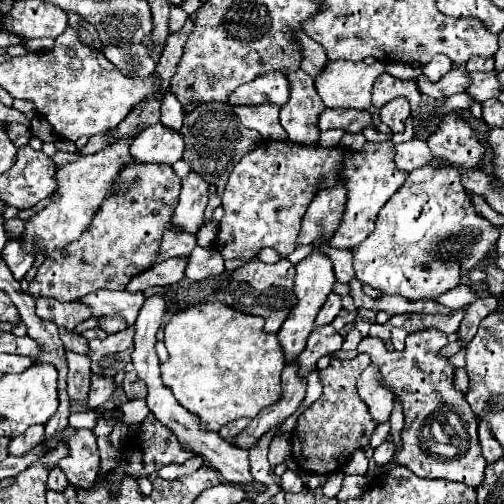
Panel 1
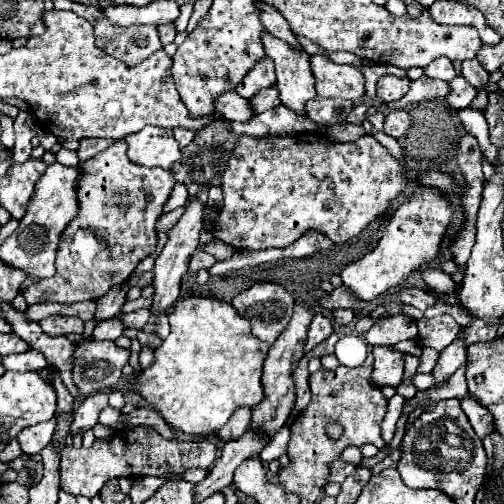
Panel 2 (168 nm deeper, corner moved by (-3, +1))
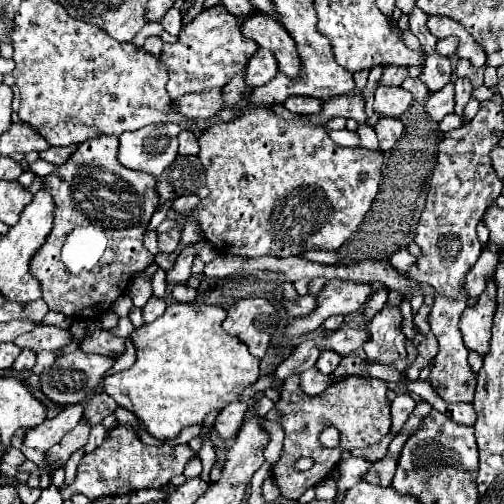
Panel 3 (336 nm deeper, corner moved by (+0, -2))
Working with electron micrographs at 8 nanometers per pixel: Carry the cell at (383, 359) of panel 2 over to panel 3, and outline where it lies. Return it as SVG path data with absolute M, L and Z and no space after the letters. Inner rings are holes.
M385 305L371 319L367 331L373 335L373 339L363 345L363 351L371 361L379 361L383 365L393 367L399 359L407 357L401 321L403 317L399 307L391 307L391 305Z

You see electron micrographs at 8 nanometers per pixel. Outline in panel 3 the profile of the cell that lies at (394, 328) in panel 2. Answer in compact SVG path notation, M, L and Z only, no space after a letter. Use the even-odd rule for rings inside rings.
M341 327L333 333L329 333L329 349L337 351L339 355L349 355L351 351L363 349L363 345L369 341L369 333L365 329L351 329L351 327Z

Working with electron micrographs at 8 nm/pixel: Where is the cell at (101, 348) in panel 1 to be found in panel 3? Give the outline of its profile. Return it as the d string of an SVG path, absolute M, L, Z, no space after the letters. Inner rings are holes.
M73 351L69 355L59 355L57 361L43 371L41 377L41 389L43 393L51 399L57 401L59 405L75 405L75 403L83 403L87 399L91 399L103 383L105 373L113 367L115 359L113 357L105 357L105 355L93 355L93 353L83 353L83 351Z

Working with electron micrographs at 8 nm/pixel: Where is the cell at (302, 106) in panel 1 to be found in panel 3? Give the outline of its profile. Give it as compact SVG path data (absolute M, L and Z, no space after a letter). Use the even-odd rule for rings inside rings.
M255 13L243 23L241 31L247 37L253 37L259 47L269 49L275 55L279 73L287 75L289 79L297 79L301 75L301 59L297 55L293 39L273 17L265 13Z

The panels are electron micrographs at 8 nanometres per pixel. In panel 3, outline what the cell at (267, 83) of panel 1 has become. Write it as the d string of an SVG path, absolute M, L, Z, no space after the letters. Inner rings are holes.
M257 49L257 53L247 63L247 71L245 71L247 87L253 89L257 85L265 85L275 75L277 75L277 61L273 53L267 49Z

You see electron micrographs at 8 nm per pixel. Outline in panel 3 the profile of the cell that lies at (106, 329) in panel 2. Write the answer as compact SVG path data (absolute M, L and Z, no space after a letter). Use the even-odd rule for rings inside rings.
M123 317L123 319L119 321L119 325L117 325L111 333L113 333L115 337L123 337L123 339L125 339L125 337L129 337L133 331L135 331L135 327L133 327L133 323L129 321L129 317Z

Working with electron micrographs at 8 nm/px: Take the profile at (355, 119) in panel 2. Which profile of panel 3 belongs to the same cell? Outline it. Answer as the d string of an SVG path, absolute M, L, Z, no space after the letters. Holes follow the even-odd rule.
M407 77L407 79L401 83L401 87L403 87L403 89L407 89L407 91L411 91L415 101L423 101L425 97L429 97L429 95L431 95L431 91L429 91L429 89L425 89L425 85L423 85L419 79L411 79L411 77Z

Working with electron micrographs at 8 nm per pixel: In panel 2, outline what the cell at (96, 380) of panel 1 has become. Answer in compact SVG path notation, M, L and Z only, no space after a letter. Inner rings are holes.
M92 394L88 398L82 400L82 404L76 410L76 418L70 426L70 434L84 434L88 430L92 430L98 424L98 416L100 412L108 406L108 394Z

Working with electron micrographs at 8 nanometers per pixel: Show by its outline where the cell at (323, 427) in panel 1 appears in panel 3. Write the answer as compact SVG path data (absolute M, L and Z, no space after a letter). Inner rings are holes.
M299 375L285 381L283 393L275 409L283 413L283 453L277 465L273 465L273 479L281 489L281 495L289 501L297 501L311 485L321 483L339 463L339 453L345 449L367 449L377 445L391 429L391 411L387 399L387 385L381 379L363 379L361 375L351 375L347 381L331 383L321 395L307 395L301 389ZM325 425L335 425L341 431L341 443L335 449L325 449L319 443L319 433ZM301 457L313 457L315 465L309 471L297 471L295 463Z

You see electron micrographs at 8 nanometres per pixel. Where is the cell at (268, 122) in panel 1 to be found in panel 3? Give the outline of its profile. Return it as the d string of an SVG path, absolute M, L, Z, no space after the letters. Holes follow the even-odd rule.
M207 89L201 93L179 97L175 105L177 111L189 119L209 119L223 107L221 89Z

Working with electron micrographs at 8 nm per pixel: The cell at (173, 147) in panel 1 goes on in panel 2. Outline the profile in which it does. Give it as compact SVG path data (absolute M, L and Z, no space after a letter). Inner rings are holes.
M146 126L144 130L130 134L128 142L128 158L134 164L148 168L170 168L176 160L180 160L180 146L172 136L172 130Z

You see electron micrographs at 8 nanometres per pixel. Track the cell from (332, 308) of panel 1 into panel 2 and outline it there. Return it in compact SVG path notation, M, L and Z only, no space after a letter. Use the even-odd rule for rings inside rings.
M316 314L312 324L308 326L308 338L306 338L306 344L304 344L304 354L308 354L310 350L314 350L320 342L324 342L330 334L332 334L332 322L328 316L324 314Z

